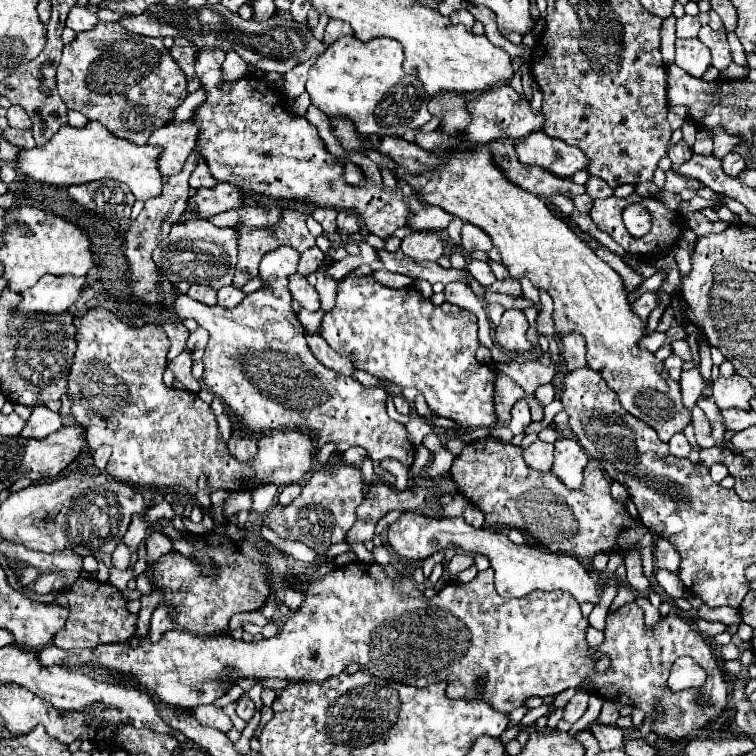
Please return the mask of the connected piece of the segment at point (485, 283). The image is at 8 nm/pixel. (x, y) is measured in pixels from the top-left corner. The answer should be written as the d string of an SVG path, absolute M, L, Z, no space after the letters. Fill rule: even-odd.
M470 261L466 269L468 269L468 273L470 273L482 287L490 287L490 285L496 281L496 277L494 277L494 273L492 273L492 269L488 267L486 261Z

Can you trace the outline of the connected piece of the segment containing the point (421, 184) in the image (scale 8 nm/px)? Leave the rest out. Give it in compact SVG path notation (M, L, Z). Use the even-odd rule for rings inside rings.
M478 145L476 149L470 149L470 151L440 153L440 157L448 159L448 165L440 165L438 171L434 173L412 177L402 167L398 167L398 173L420 193L424 203L442 207L446 213L460 217L480 227L482 231L486 231L494 247L500 251L500 257L502 257L500 263L506 267L510 279L518 281L522 277L528 277L536 289L546 291L552 297L554 301L552 319L554 319L556 335L562 337L566 333L580 333L584 337L588 367L594 371L600 371L602 379L618 395L620 405L630 415L648 423L658 433L660 441L664 443L668 443L674 433L684 431L686 425L690 423L690 411L682 405L680 383L670 379L668 371L664 369L664 363L656 359L654 353L640 351L638 341L646 335L646 323L642 323L640 317L632 311L620 275L610 265L606 265L602 259L598 259L596 253L584 241L580 241L570 231L570 227L548 209L548 205L542 199L510 183L504 177L504 173L494 165L488 145Z

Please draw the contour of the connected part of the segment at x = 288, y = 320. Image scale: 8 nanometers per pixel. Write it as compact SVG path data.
M278 247L272 253L264 255L264 261L260 263L260 277L268 283L266 287L246 295L242 303L238 303L234 309L224 307L208 307L204 303L198 303L182 293L176 295L176 313L180 317L190 317L198 321L204 329L210 333L208 341L208 357L204 357L204 375L202 381L208 385L208 389L218 395L224 405L236 413L244 425L244 429L260 433L260 431L272 431L272 429L300 429L310 431L316 437L318 447L322 447L328 441L334 441L338 445L338 453L332 455L330 463L340 461L340 453L344 453L352 445L360 445L366 449L370 459L374 461L374 473L394 485L394 479L388 471L384 471L382 477L382 459L396 459L402 465L410 467L414 463L414 447L408 441L406 427L386 413L386 389L384 387L364 387L352 377L344 377L316 361L312 357L312 351L308 349L304 331L300 321L296 321L296 313L292 309L292 295L288 291L288 277L296 273L296 265L300 261L300 253L292 247Z

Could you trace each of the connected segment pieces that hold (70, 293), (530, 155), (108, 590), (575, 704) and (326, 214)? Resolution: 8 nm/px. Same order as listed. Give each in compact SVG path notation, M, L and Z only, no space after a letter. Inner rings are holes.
M44 275L34 287L22 293L22 303L16 313L32 313L32 311L62 313L74 305L80 291L84 289L84 281L86 277Z
M542 131L530 133L526 135L524 141L518 141L516 151L518 151L518 159L522 165L536 165L540 169L548 169L548 173L552 173L554 177L572 177L576 171L588 169L588 155L584 155L582 149L566 145L560 139L550 139Z
M78 579L70 589L66 589L70 617L66 627L54 637L54 645L60 649L94 649L104 643L124 643L132 637L136 629L136 615L126 609L122 593L110 583Z
M576 693L576 695L568 701L568 705L564 707L564 715L562 715L562 719L568 721L568 723L578 721L578 719L584 715L586 705L588 705L588 695L586 695L586 693Z
M318 207L318 209L314 209L312 217L322 225L326 235L334 235L336 233L336 213L338 211L332 207Z

